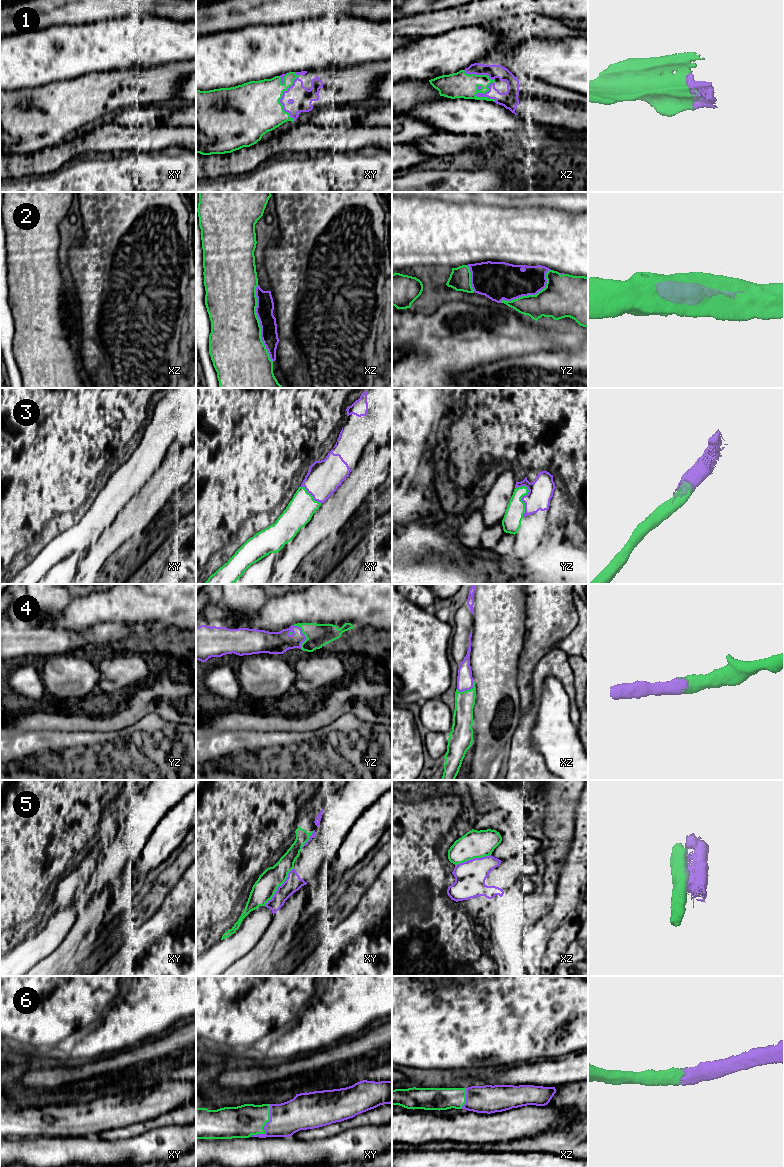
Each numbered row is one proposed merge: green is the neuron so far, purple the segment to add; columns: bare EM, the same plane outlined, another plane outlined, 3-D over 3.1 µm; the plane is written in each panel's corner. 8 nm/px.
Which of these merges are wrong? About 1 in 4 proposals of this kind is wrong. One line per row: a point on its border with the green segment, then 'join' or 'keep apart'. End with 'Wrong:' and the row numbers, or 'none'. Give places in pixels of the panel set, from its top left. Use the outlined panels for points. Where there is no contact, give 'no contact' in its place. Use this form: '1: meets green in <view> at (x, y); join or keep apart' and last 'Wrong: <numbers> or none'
1: meets green in xy at (281, 96); join
2: meets green in xz at (259, 323); join
3: meets green in yz at (522, 501); join
4: meets green in yz at (304, 634); join
5: meets green in xy at (278, 886); keep apart
6: meets green in xy at (265, 1124); join
Wrong: 5

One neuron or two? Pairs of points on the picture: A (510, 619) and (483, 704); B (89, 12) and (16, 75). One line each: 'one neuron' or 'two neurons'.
A: one neuron
B: two neurons

